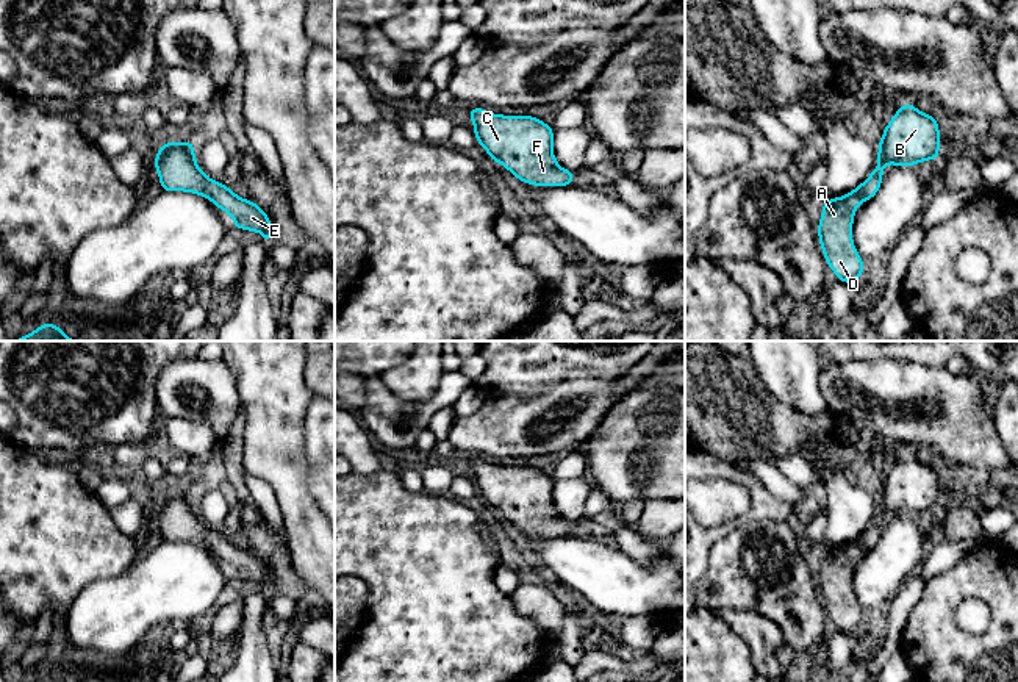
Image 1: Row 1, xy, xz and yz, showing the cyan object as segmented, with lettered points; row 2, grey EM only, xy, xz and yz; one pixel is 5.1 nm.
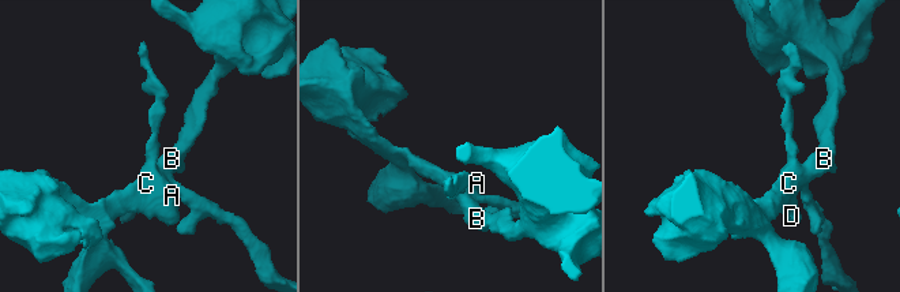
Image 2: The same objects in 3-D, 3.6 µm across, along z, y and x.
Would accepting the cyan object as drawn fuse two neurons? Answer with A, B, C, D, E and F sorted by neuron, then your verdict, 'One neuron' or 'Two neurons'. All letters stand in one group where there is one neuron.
Groups: A B C D E F. One neuron

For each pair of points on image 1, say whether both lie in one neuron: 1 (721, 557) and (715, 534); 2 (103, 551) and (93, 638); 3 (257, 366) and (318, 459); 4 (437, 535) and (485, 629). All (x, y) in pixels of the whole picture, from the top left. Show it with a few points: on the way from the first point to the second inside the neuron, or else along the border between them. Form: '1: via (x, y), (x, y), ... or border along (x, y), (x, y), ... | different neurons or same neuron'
1: border along (741, 520), (712, 545), (709, 567), (702, 574) | different neurons
2: border along (133, 562), (121, 574), (91, 579), (72, 601) | different neurons
3: border along (310, 402), (305, 412), (307, 474) | different neurons
4: via (438, 559), (473, 593), (473, 599), (479, 606) | same neuron

